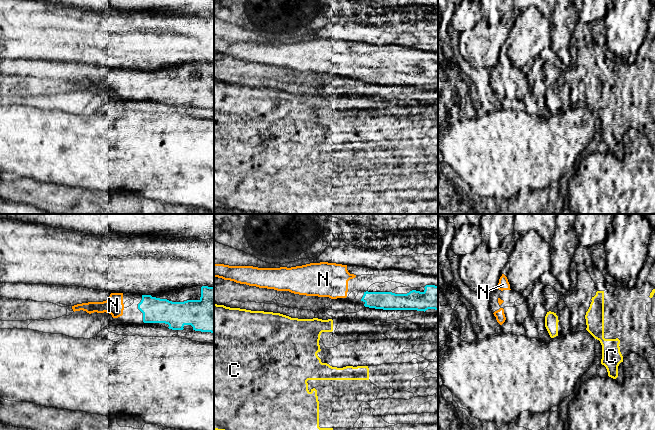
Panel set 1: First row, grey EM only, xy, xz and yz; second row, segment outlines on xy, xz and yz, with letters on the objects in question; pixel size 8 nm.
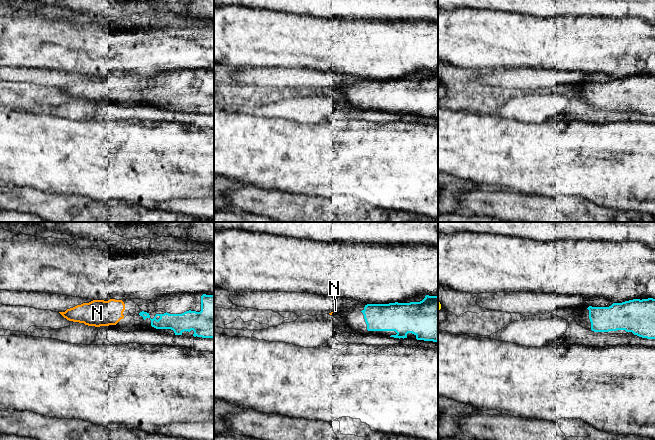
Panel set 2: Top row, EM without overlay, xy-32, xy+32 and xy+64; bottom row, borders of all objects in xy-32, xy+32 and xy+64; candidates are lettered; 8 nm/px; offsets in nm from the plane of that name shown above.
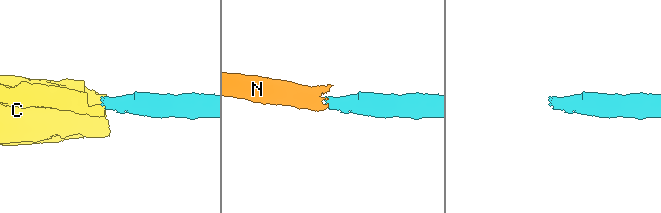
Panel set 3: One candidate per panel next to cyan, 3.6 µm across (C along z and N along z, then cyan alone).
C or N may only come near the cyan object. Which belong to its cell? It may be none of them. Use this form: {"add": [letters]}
{"add": ["N"]}

